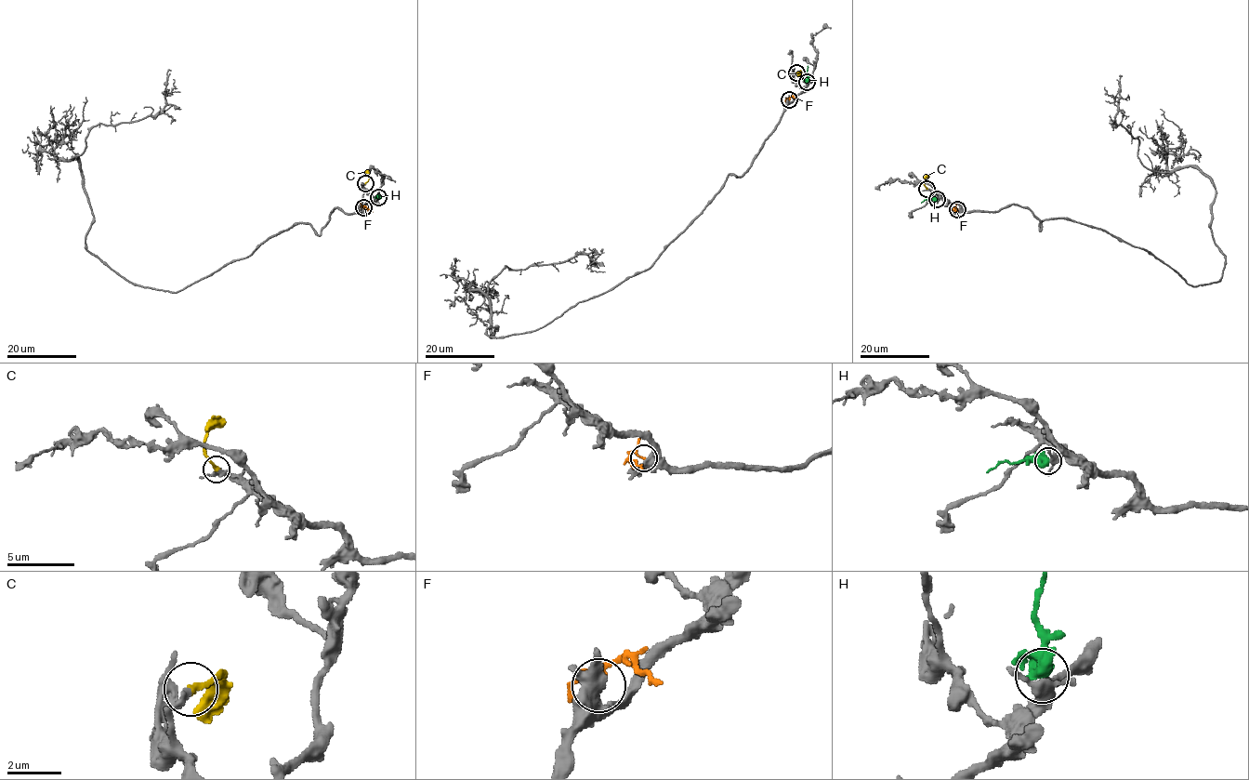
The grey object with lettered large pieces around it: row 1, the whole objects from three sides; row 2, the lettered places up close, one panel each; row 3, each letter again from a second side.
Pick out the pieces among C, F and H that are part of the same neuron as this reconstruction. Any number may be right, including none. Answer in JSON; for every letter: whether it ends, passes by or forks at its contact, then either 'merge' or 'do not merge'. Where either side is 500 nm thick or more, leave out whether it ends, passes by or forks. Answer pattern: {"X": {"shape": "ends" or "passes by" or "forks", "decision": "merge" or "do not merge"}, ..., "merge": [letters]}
{"C": {"shape": "ends", "decision": "do not merge"}, "F": {"shape": "passes by", "decision": "do not merge"}, "H": {"shape": "passes by", "decision": "do not merge"}, "merge": []}

